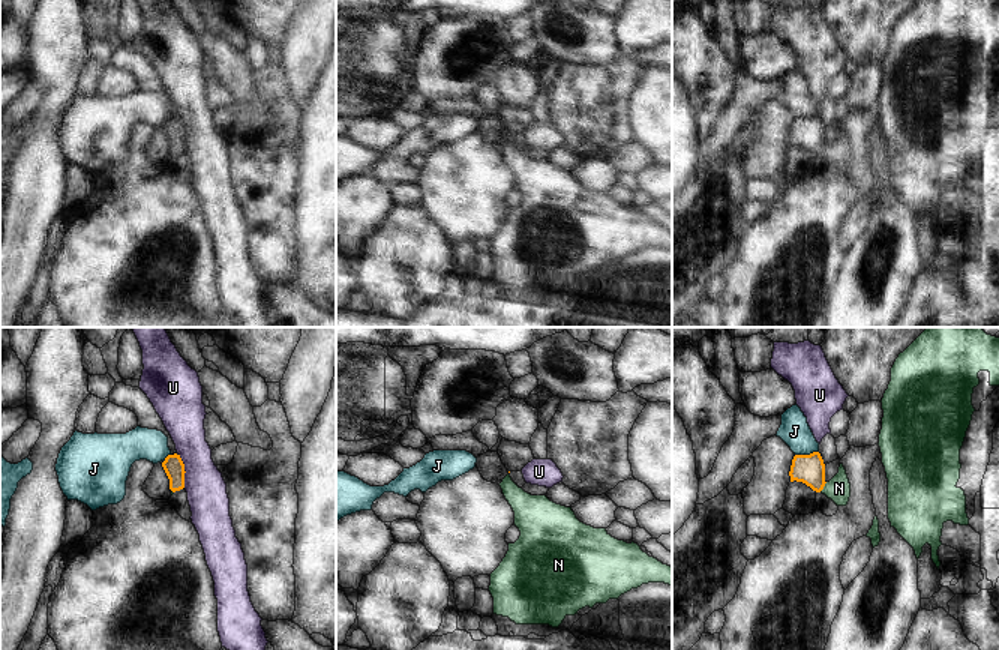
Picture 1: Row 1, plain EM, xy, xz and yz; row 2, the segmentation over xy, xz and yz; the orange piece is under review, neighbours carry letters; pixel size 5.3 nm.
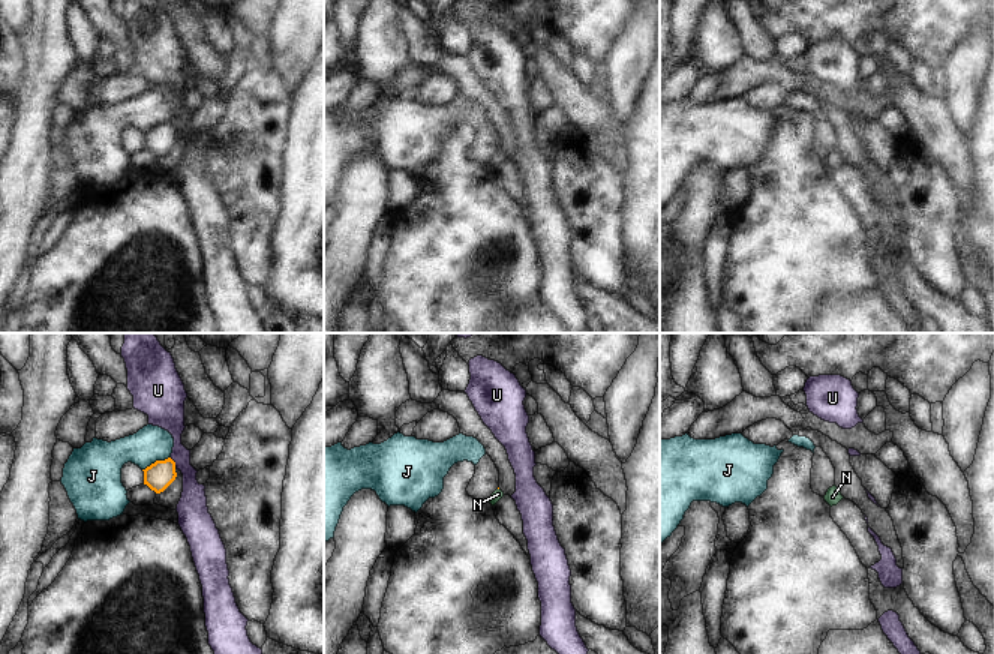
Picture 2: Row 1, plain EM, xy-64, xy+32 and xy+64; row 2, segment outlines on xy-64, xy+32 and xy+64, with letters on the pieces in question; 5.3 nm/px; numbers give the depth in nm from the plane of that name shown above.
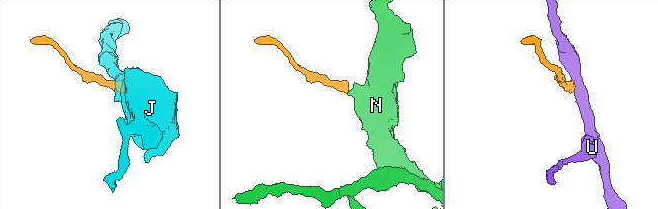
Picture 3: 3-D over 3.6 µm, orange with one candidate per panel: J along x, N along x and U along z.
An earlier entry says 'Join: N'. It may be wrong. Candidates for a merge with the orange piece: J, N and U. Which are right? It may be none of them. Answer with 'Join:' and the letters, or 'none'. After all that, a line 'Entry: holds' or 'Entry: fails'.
Join: N
Entry: holds

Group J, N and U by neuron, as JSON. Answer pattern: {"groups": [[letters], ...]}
{"groups": [["J"], ["N"], ["U"]]}

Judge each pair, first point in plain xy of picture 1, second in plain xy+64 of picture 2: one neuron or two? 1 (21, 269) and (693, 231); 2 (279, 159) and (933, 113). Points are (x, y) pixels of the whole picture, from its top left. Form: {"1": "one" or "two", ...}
{"1": "one", "2": "two"}

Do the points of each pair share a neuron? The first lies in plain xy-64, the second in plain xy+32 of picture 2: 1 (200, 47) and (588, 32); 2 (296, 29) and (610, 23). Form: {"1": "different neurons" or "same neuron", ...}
{"1": "different neurons", "2": "different neurons"}

